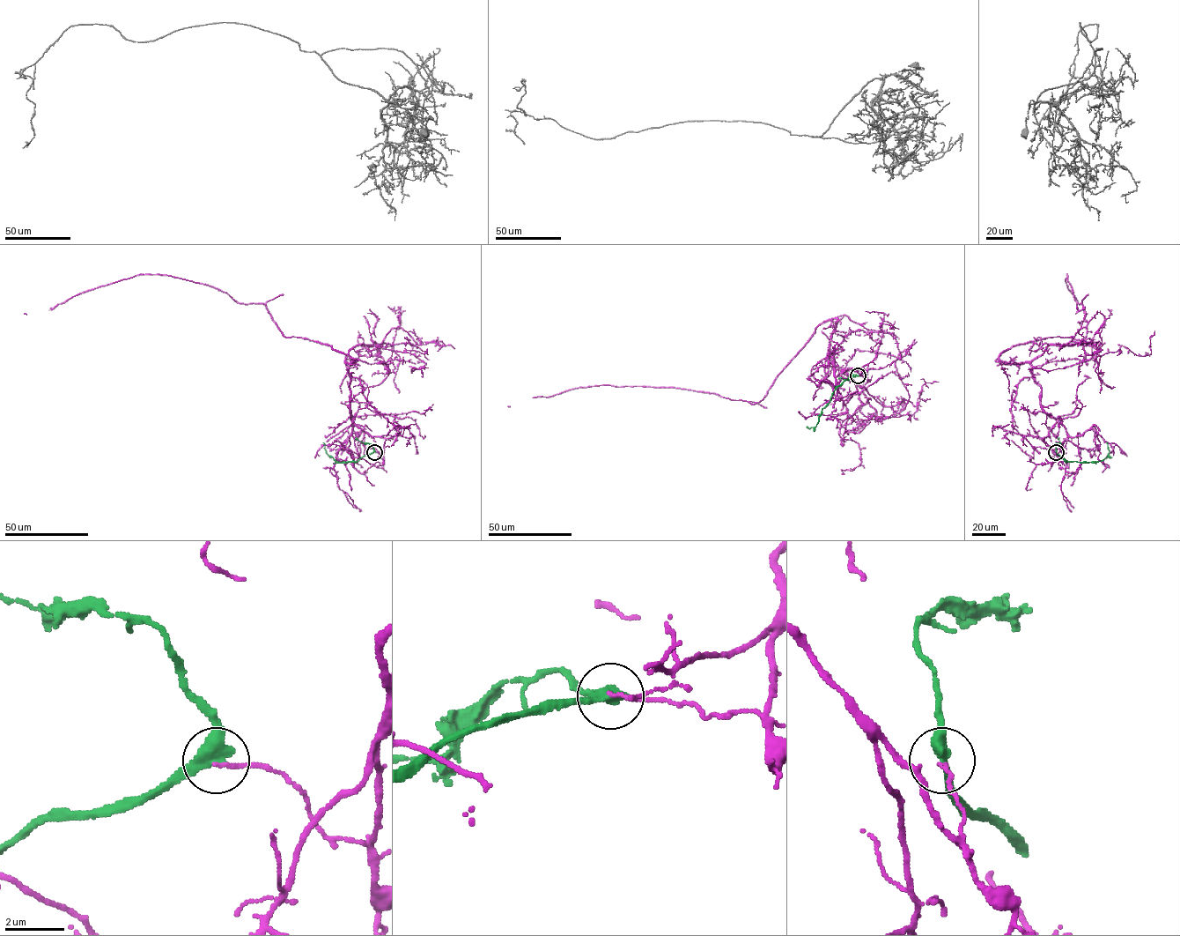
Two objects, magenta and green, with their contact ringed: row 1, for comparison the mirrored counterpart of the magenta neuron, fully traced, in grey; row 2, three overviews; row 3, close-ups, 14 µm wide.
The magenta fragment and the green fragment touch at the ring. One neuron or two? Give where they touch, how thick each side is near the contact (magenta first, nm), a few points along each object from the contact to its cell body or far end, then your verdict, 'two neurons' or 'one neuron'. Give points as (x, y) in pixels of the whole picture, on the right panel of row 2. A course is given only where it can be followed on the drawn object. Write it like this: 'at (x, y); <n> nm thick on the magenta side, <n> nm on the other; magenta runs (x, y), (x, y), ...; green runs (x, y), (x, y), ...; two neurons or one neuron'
at (1056, 452); 110 nm thick on the magenta side, 400 nm on the other; magenta runs (1056, 452), (1043, 439), (1057, 421), (1032, 367), (999, 357), (1080, 330), (1083, 306), (1066, 274), (1087, 313); green runs (1056, 451), (1065, 462), (1095, 462), (1107, 456), (1107, 442); two neurons

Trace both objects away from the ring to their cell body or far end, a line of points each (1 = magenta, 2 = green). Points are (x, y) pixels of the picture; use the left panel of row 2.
1: (374, 452), (383, 456), (385, 439), (351, 419), (353, 360), (284, 336), (262, 304), (139, 274), (24, 313)
2: (374, 451), (355, 462), (337, 462), (326, 452), (323, 442)

